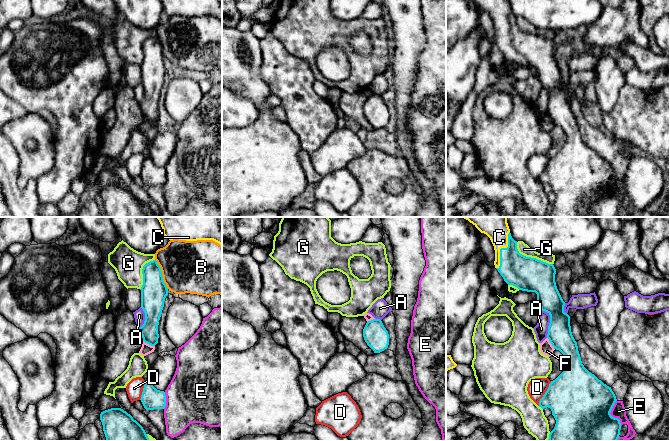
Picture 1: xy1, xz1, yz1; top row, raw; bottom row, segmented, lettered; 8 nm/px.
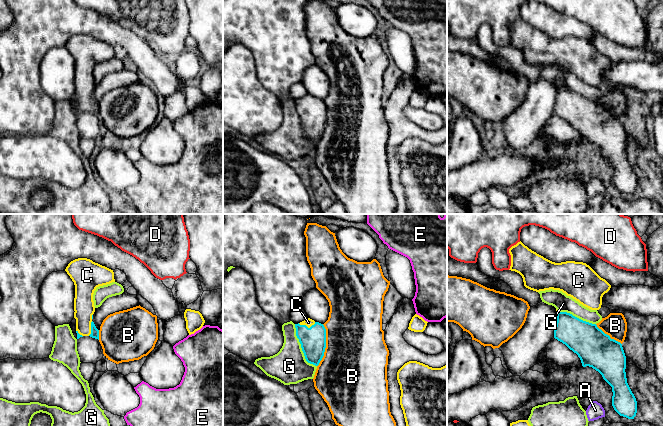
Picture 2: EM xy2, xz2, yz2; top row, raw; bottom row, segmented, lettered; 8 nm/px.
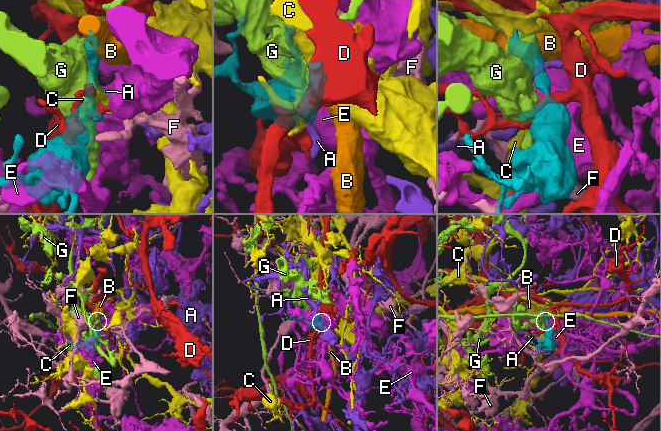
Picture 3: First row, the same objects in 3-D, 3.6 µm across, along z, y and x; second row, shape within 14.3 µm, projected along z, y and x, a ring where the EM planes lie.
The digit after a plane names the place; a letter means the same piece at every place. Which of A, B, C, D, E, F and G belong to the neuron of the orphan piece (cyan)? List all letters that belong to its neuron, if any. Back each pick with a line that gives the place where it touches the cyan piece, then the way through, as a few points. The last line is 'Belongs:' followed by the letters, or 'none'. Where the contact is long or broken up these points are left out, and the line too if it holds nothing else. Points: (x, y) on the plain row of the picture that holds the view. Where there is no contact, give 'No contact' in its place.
C: Touches cyan at yz1 (501, 24). Path across: yz1 (516, 45), (501, 24), (501, 13), (498, 9)
Belongs: C

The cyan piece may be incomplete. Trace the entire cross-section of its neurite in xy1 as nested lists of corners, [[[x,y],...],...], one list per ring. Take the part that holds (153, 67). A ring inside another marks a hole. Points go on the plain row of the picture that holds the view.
[[[156,36],[146,39],[142,50],[141,84],[145,89],[145,97],[139,105],[143,117],[155,122],[158,119],[158,101],[168,64],[163,57],[162,47]]]

